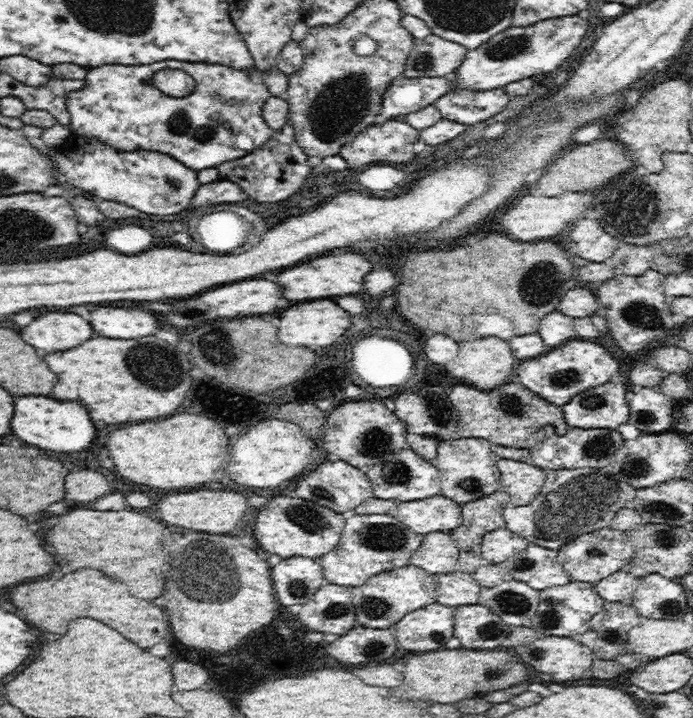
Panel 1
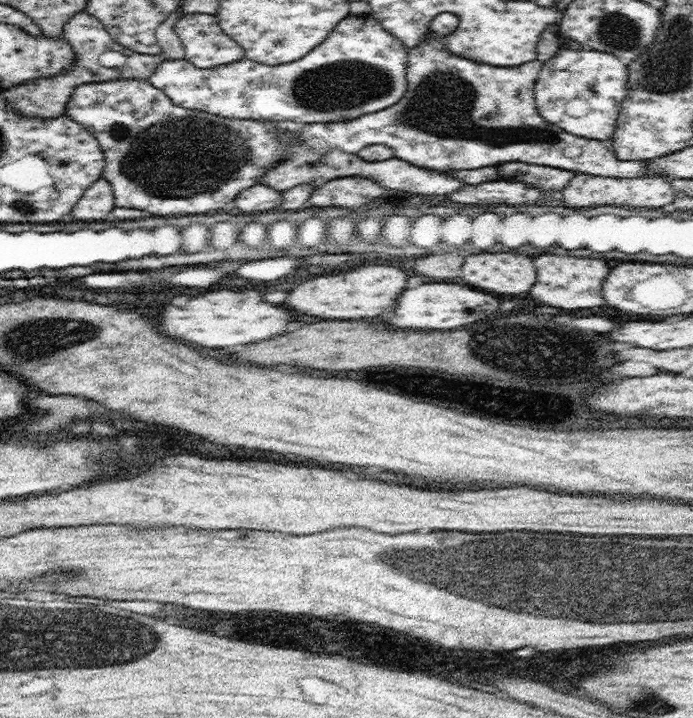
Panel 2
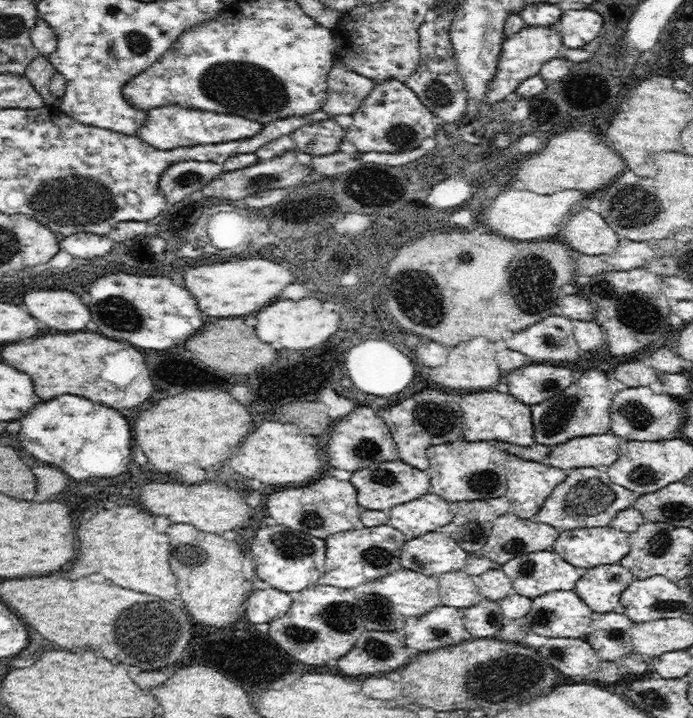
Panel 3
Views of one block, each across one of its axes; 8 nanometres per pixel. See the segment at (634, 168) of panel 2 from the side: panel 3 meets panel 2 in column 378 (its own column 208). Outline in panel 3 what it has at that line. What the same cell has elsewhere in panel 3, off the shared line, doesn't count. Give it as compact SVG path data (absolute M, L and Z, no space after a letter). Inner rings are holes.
M169 104L147 111L145 121L141 129L135 132L135 135L154 148L172 150L180 147L217 145L221 142L241 141L243 138L250 138L258 134L262 127L261 122L234 114L208 112L208 110Z

